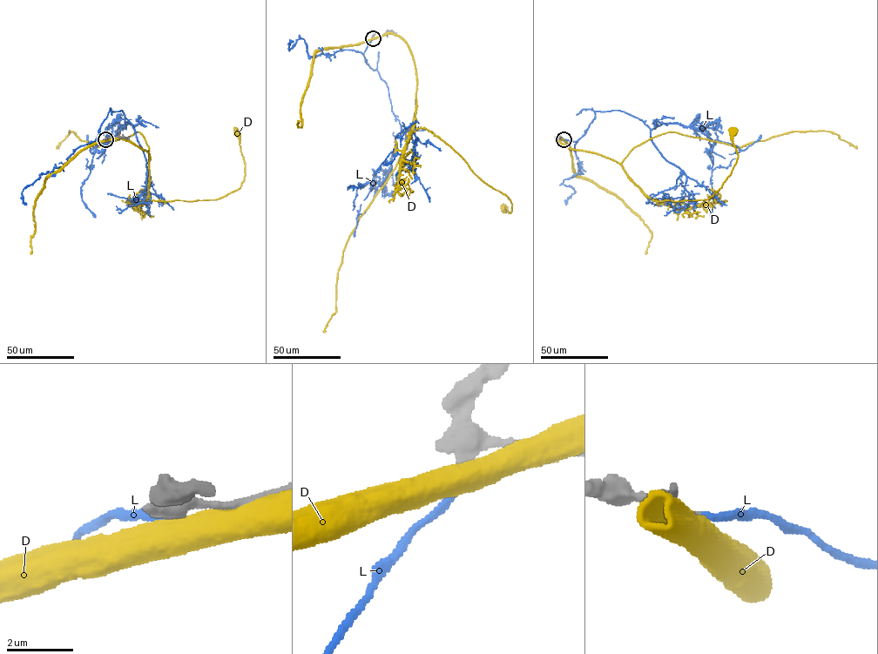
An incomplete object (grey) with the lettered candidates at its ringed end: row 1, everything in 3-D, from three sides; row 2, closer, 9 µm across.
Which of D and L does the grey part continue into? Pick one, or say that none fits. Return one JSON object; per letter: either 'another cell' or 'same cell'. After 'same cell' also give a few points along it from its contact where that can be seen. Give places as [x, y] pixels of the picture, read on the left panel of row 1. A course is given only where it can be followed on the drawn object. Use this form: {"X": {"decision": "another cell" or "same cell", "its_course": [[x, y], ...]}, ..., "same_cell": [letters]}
{"D": {"decision": "another cell"}, "L": {"decision": "same cell", "its_course": [[105, 139], [96, 139], [101, 124], [121, 110], [133, 129], [126, 123], [95, 151], [81, 187], [95, 217]]}, "same_cell": ["L"]}

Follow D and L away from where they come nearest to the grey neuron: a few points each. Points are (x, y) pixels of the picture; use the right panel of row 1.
D: (563, 139), (617, 161), (652, 200), (681, 201), (705, 199), (722, 185), (737, 156), (732, 132)
L: (563, 139), (578, 139), (595, 111), (702, 131), (713, 142), (711, 217)

